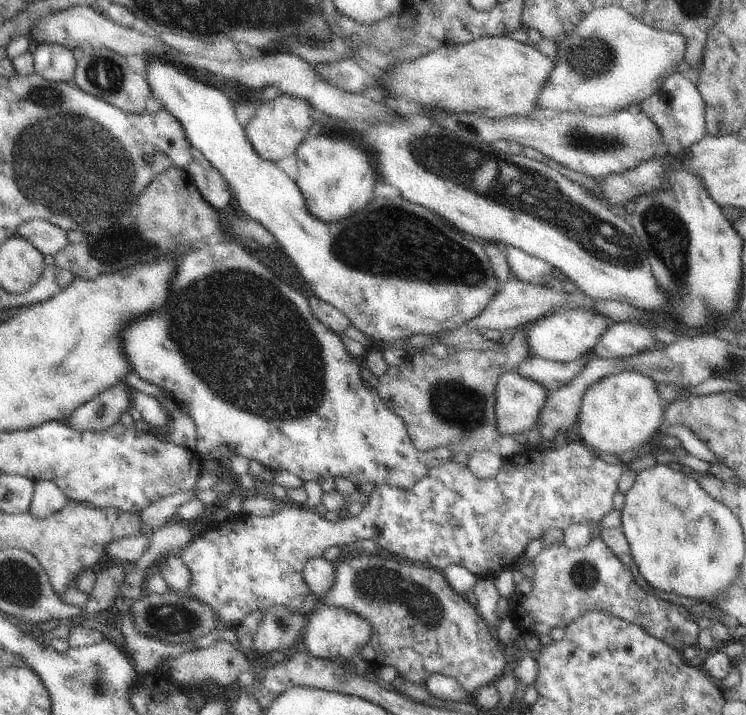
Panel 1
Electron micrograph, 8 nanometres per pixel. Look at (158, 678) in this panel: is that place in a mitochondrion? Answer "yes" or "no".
no

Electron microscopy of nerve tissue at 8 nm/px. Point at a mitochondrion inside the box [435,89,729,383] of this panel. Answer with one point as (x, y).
(665, 234)

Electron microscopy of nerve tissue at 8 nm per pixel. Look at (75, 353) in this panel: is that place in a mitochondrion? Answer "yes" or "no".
no

